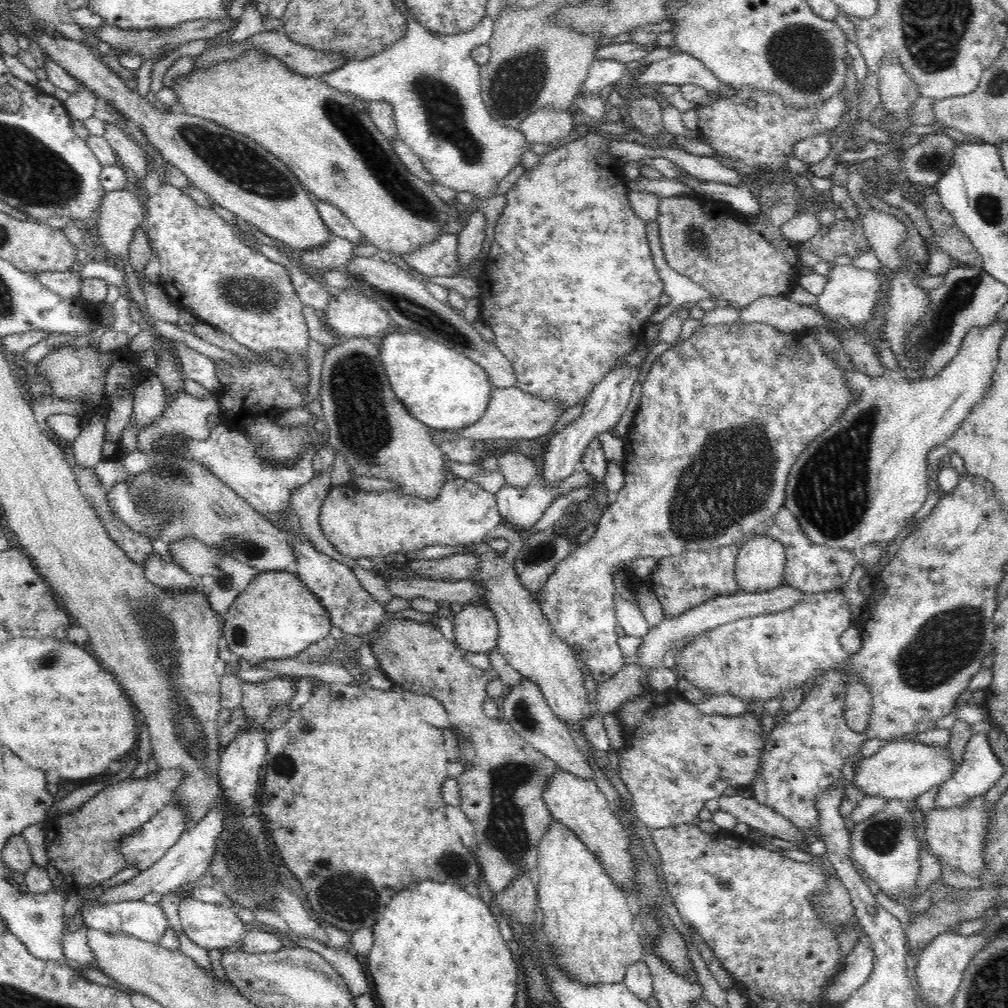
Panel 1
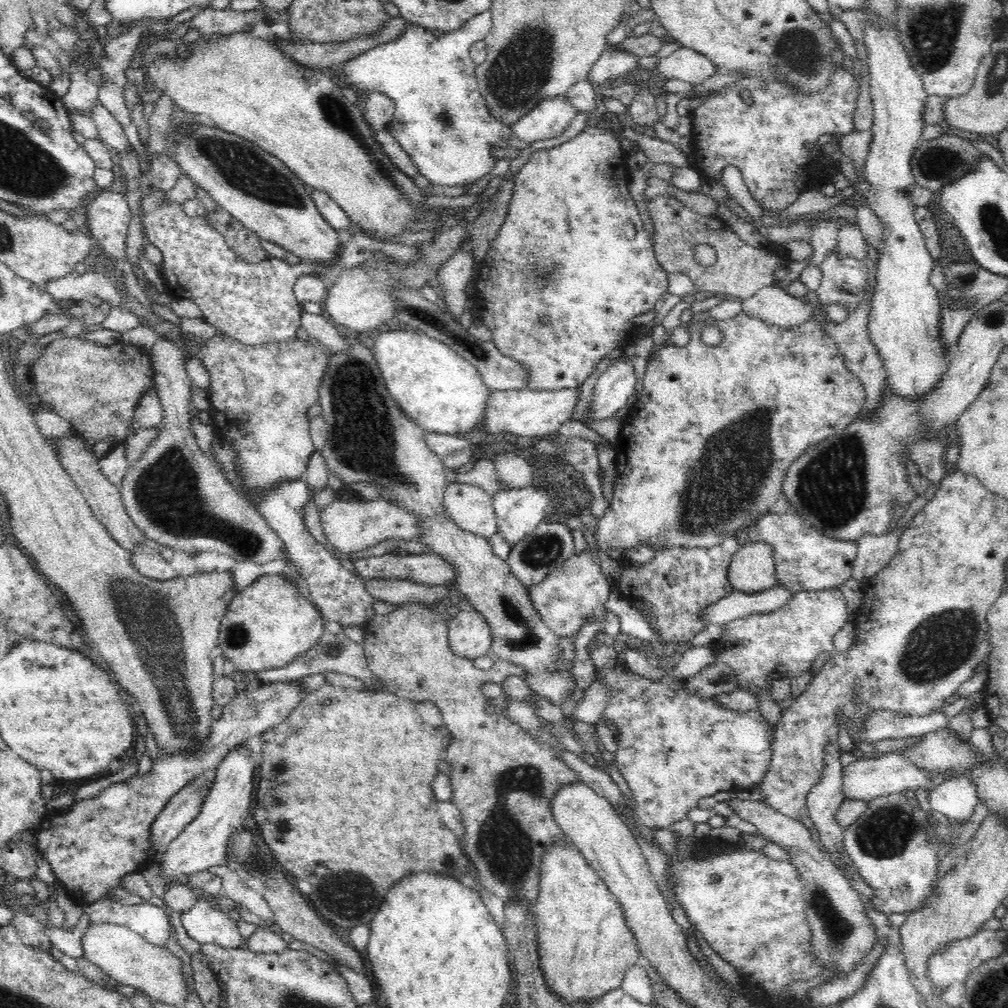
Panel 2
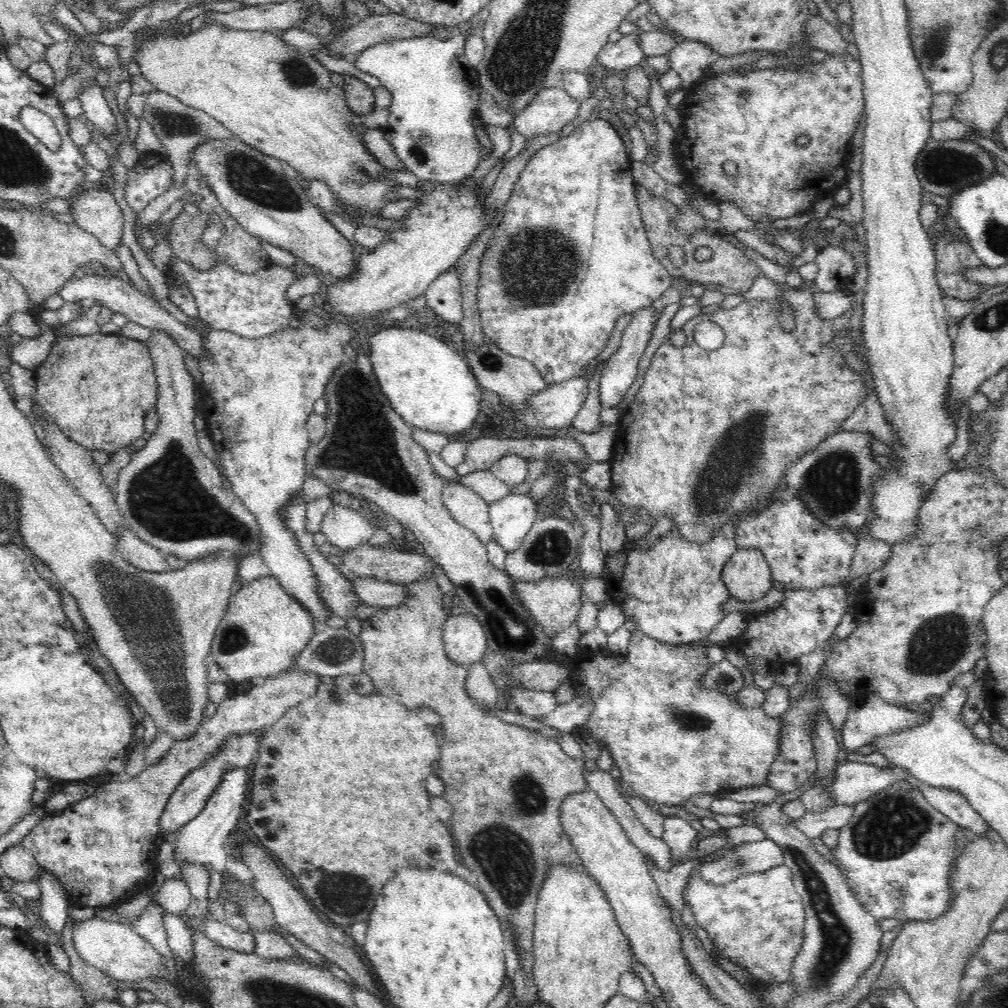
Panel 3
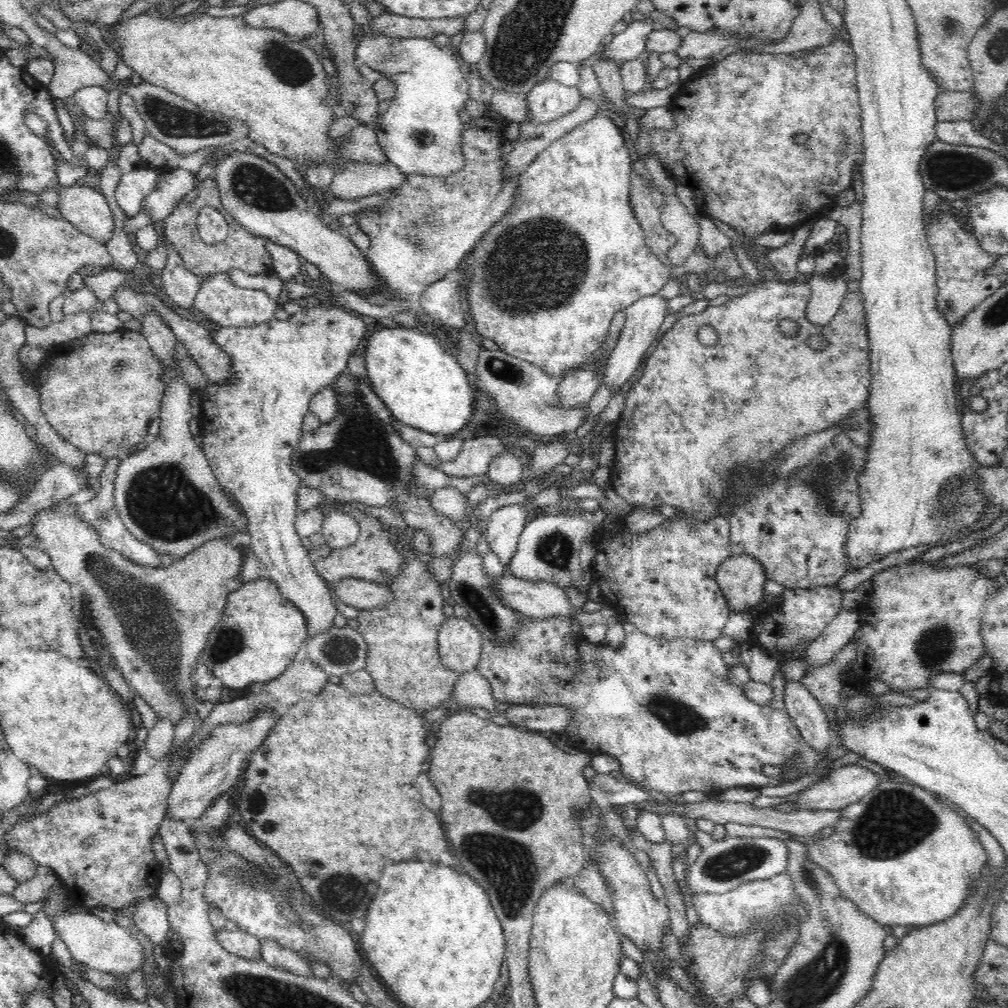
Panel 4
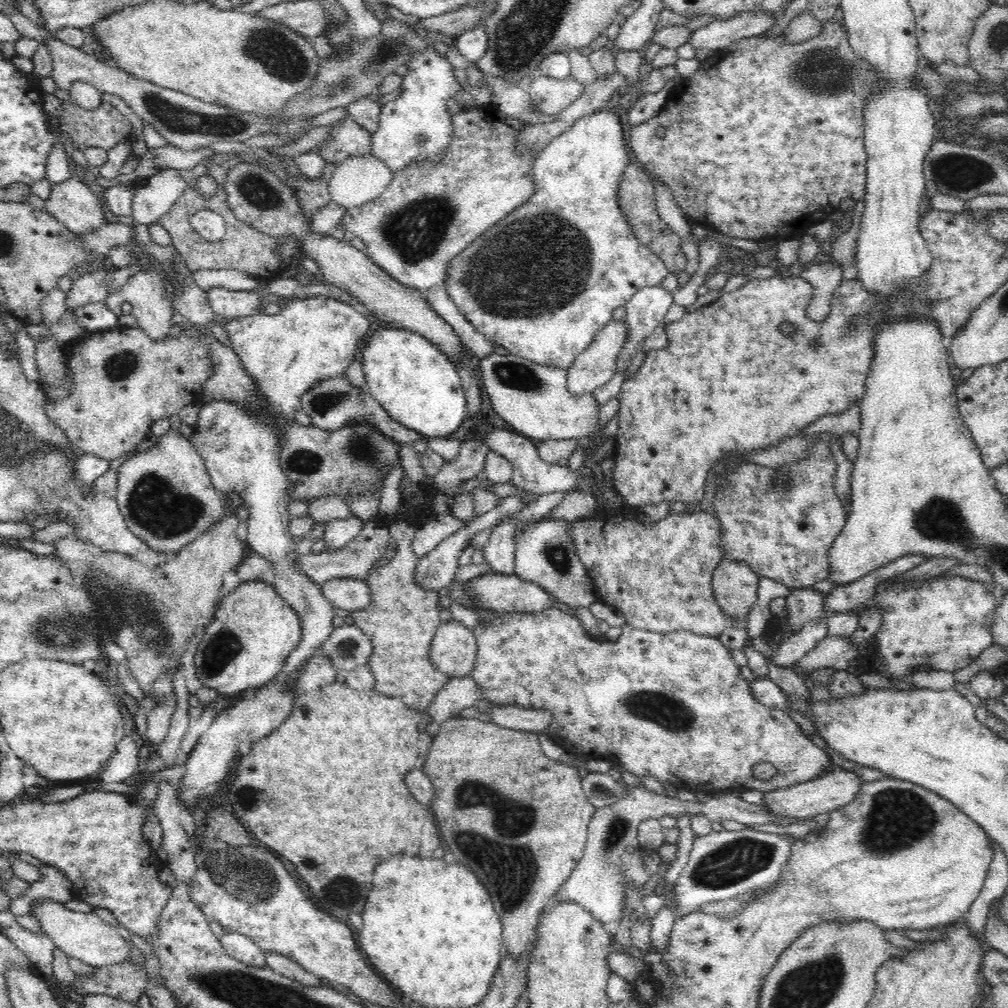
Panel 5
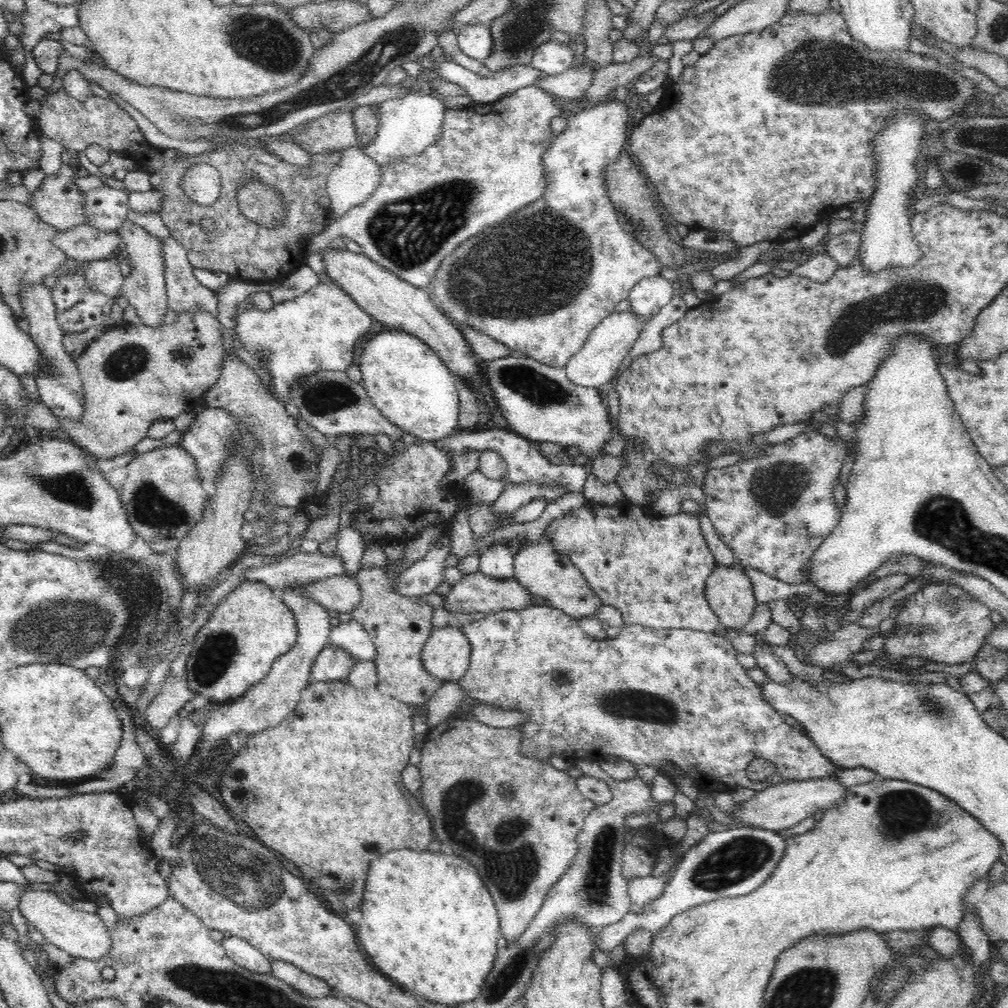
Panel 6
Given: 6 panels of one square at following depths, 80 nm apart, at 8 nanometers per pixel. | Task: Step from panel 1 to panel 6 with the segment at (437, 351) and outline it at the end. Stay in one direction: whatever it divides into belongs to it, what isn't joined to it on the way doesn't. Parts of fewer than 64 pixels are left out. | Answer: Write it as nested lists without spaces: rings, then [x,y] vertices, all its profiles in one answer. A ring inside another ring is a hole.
[[[398,330],[380,332],[364,345],[358,367],[362,373],[361,382],[372,403],[380,409],[384,417],[404,432],[413,434],[420,441],[433,441],[444,440],[455,431],[458,426],[458,414],[460,414],[456,376],[424,341]]]

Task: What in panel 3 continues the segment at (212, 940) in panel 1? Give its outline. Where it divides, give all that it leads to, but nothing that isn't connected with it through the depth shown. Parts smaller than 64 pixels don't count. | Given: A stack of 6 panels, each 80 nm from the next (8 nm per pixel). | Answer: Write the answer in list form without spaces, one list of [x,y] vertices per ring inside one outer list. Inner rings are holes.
[[[208,914],[208,920],[198,921],[198,919],[194,919],[189,926],[199,930],[200,934],[205,934],[210,940],[225,949],[247,953],[255,952],[253,933],[236,931],[230,924],[226,923],[226,920],[216,921]]]

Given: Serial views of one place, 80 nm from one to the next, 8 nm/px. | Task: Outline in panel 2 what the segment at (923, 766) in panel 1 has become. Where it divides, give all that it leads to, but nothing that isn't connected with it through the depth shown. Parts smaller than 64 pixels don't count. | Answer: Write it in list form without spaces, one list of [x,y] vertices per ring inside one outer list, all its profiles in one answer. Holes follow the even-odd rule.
[[[904,749],[892,750],[892,752],[880,753],[880,756],[860,759],[844,768],[842,778],[842,793],[845,799],[864,799],[866,802],[899,792],[904,794],[908,790],[915,791],[918,788],[926,788],[932,781],[932,775],[922,771],[914,761],[910,761],[906,755],[902,755]]]

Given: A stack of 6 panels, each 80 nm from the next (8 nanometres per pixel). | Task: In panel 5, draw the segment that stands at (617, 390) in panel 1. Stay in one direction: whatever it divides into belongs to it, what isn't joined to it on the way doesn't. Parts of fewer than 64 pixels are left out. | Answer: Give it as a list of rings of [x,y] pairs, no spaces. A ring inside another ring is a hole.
[[[661,284],[646,286],[626,303],[625,323],[628,325],[627,339],[617,356],[615,372],[624,372],[642,348],[644,340],[654,334],[658,324],[664,320],[672,306],[673,294]]]

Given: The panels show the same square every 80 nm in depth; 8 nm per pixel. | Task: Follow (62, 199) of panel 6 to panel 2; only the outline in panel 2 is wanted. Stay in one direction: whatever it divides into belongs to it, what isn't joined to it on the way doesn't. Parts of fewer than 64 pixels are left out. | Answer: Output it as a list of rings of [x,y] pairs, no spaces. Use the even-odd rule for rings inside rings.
[[[98,190],[87,209],[90,235],[114,259],[127,261],[126,236],[132,222],[132,207],[119,190]]]

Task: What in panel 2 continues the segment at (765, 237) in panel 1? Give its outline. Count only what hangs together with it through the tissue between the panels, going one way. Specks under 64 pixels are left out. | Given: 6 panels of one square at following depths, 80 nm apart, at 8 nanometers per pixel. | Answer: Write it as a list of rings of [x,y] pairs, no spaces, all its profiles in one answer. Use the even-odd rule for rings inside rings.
[[[658,196],[647,201],[647,208],[653,221],[655,258],[667,272],[679,272],[692,279],[698,291],[711,295],[726,294],[740,301],[748,300],[764,286],[776,285],[776,270],[780,270],[789,260],[785,250],[776,248],[757,248],[747,243],[717,215],[698,214],[684,203],[671,196]],[[698,244],[708,244],[716,251],[717,262],[713,266],[702,266],[696,260],[694,249]]]

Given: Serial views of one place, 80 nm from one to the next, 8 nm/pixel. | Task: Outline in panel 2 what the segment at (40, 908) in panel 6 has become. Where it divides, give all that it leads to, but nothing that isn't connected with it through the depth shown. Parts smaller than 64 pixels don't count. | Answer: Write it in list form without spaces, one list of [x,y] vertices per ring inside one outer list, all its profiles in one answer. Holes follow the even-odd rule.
[[[117,924],[90,925],[82,936],[84,957],[119,984],[133,986],[149,996],[153,1002],[184,1007],[188,1000],[188,985],[182,973],[182,960],[168,947],[156,946],[128,927]]]

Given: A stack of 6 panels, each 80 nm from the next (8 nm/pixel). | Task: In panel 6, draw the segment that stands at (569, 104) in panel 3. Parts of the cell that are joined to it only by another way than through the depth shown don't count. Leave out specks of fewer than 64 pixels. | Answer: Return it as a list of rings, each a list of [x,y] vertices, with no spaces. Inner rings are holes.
[[[593,65],[589,69],[570,68],[558,76],[542,75],[535,82],[536,88],[545,90],[556,103],[567,106],[575,100],[580,100],[585,90],[591,85],[596,68]]]

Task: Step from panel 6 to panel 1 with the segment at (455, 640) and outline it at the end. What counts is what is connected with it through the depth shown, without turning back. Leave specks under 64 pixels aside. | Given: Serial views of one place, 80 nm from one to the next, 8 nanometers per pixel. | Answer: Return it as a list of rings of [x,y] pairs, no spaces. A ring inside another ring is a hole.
[[[466,605],[452,618],[457,644],[464,653],[489,653],[497,646],[500,635],[496,616],[487,606]]]

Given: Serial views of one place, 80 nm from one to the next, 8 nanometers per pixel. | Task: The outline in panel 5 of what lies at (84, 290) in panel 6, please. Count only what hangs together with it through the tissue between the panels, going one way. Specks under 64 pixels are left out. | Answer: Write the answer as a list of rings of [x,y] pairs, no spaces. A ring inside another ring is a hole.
[[[90,302],[86,306],[69,310],[75,316],[76,323],[86,327],[87,333],[97,331],[108,331],[118,325],[118,316],[102,302]]]

